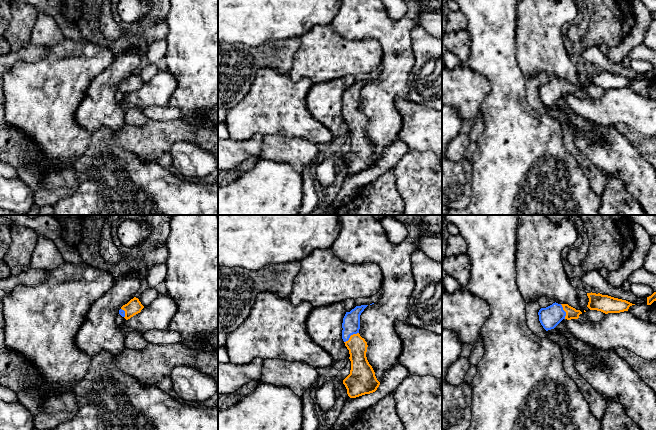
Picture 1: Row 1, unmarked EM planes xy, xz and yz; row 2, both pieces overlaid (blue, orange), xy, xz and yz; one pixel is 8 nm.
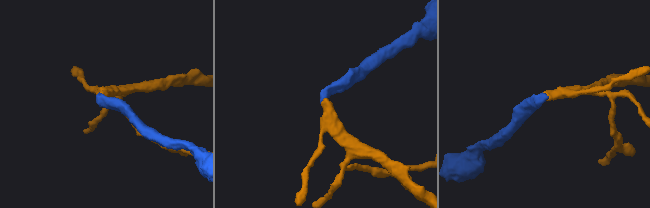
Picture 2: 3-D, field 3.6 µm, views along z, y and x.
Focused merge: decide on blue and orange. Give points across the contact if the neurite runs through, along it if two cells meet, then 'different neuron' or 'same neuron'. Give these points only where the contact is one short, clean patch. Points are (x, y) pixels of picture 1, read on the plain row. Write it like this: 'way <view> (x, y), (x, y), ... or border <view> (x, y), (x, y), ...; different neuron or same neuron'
way xz (351, 98), (350, 111), (357, 122); same neuron

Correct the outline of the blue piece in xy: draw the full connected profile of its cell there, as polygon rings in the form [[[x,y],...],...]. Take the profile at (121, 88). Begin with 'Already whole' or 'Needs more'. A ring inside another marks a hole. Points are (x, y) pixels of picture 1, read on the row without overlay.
Needs more. [[[134,73],[127,80],[123,81],[119,86],[119,90],[126,96],[141,88],[144,82],[138,74]]]

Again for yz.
Needs more. [[[556,78],[546,84],[541,84],[538,88],[539,97],[546,107],[554,105],[563,95],[578,95],[580,90],[582,90],[580,86],[568,80]]]

